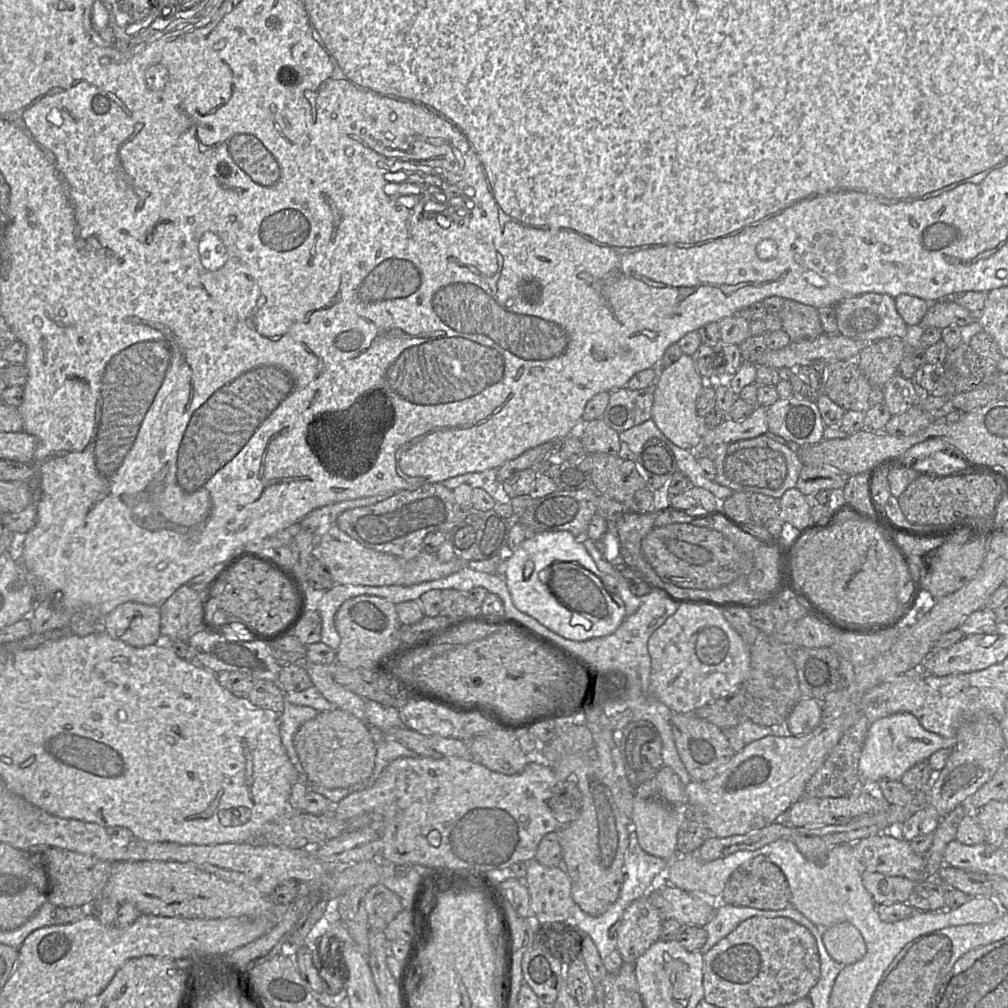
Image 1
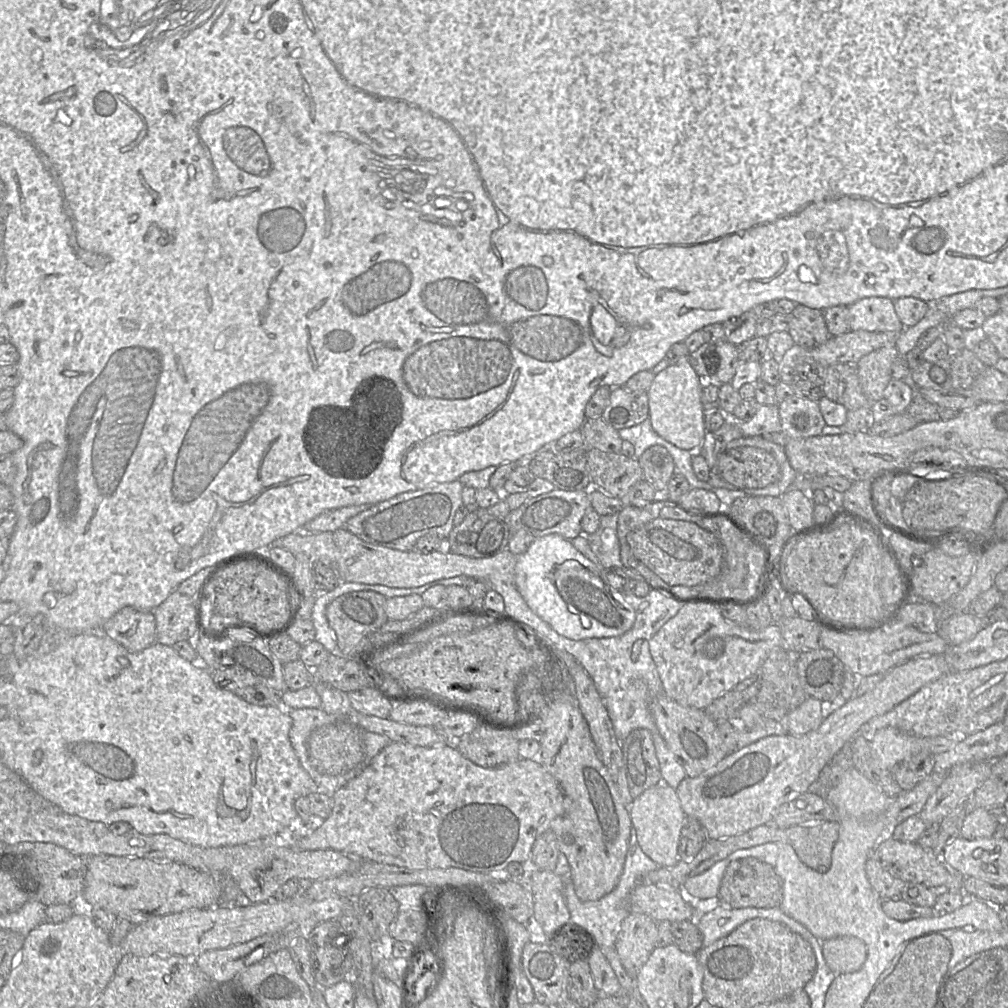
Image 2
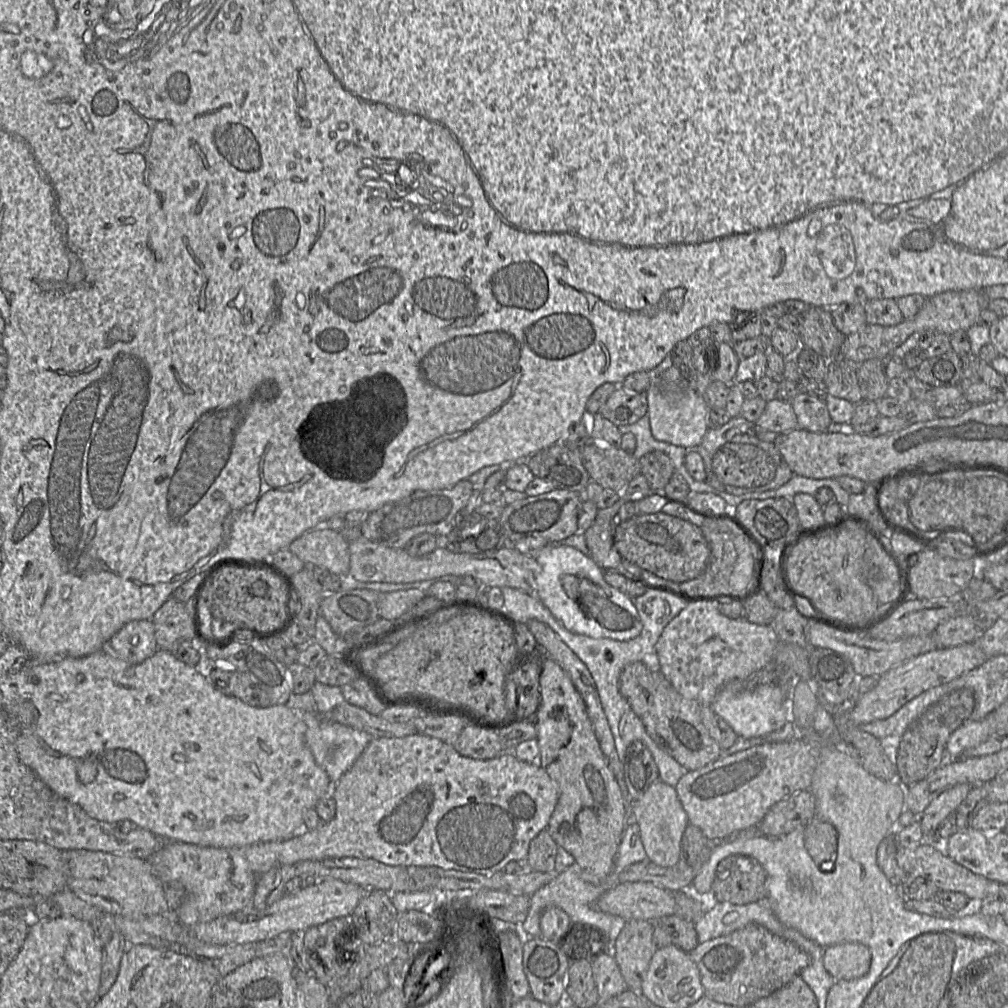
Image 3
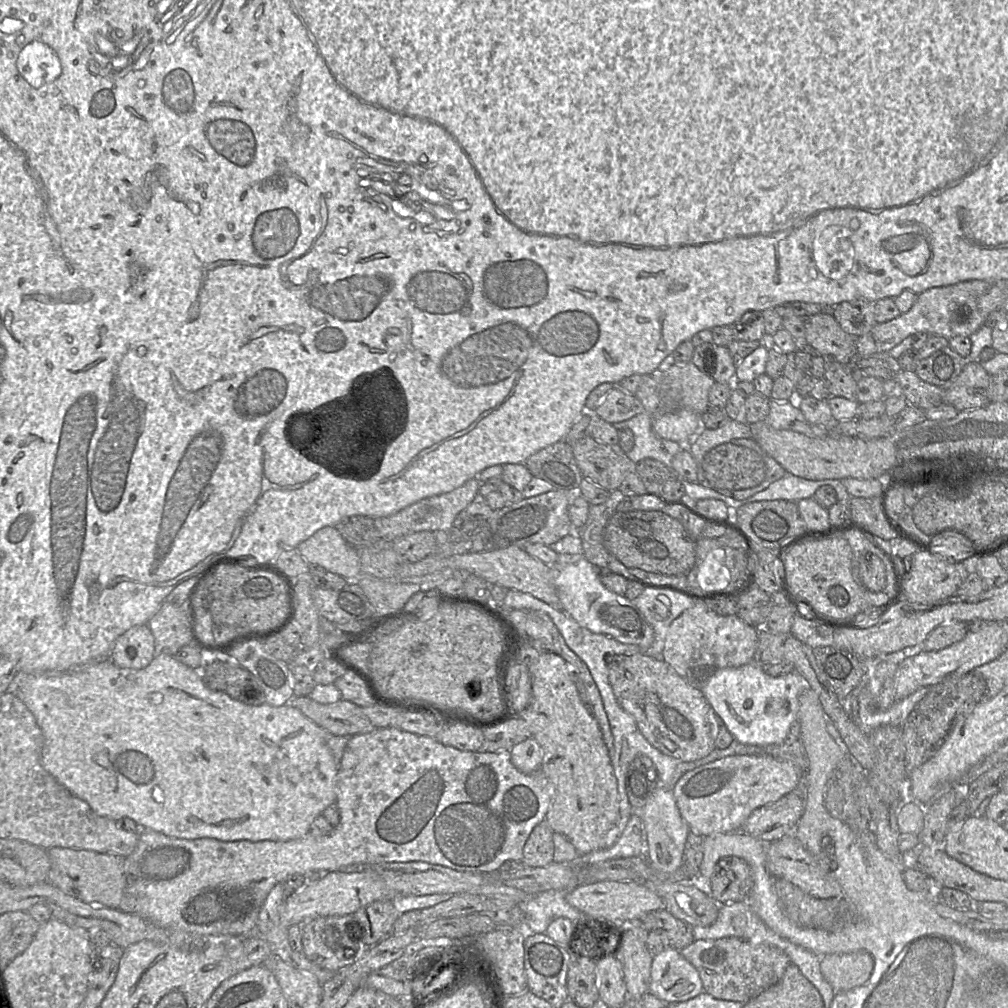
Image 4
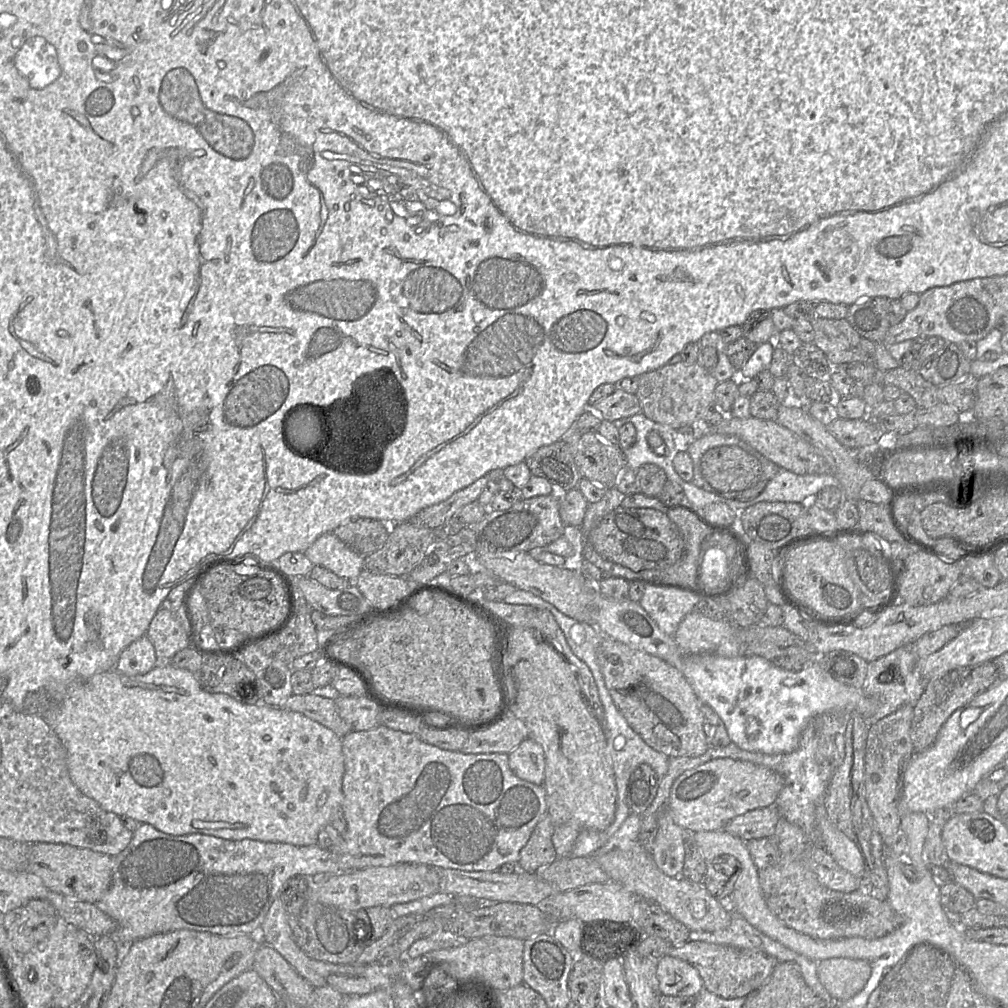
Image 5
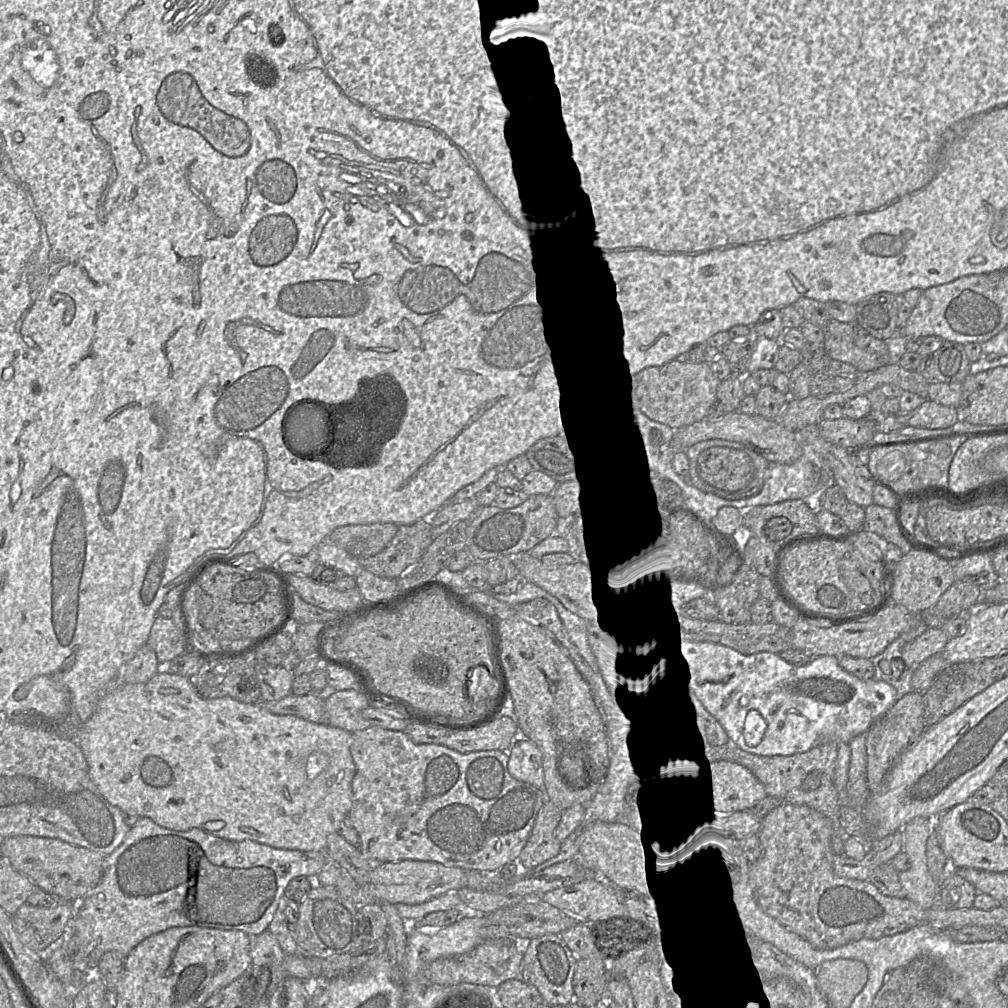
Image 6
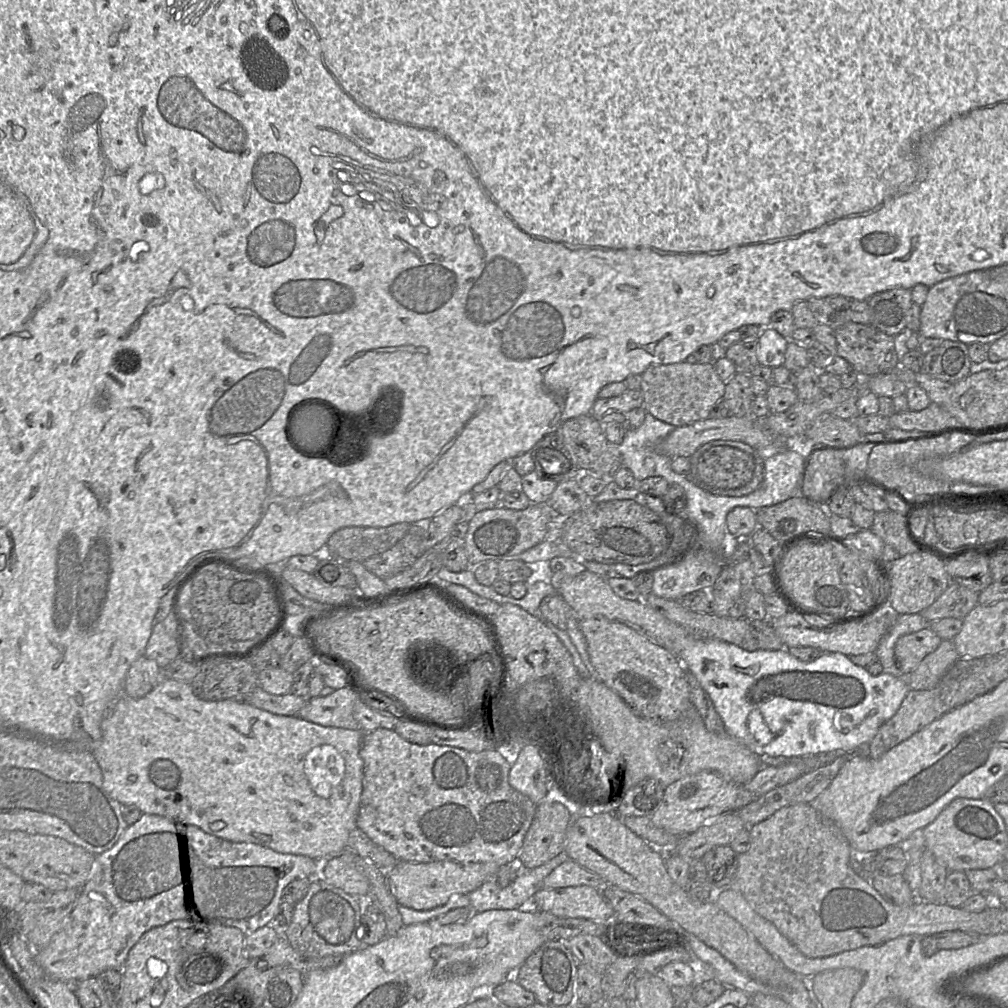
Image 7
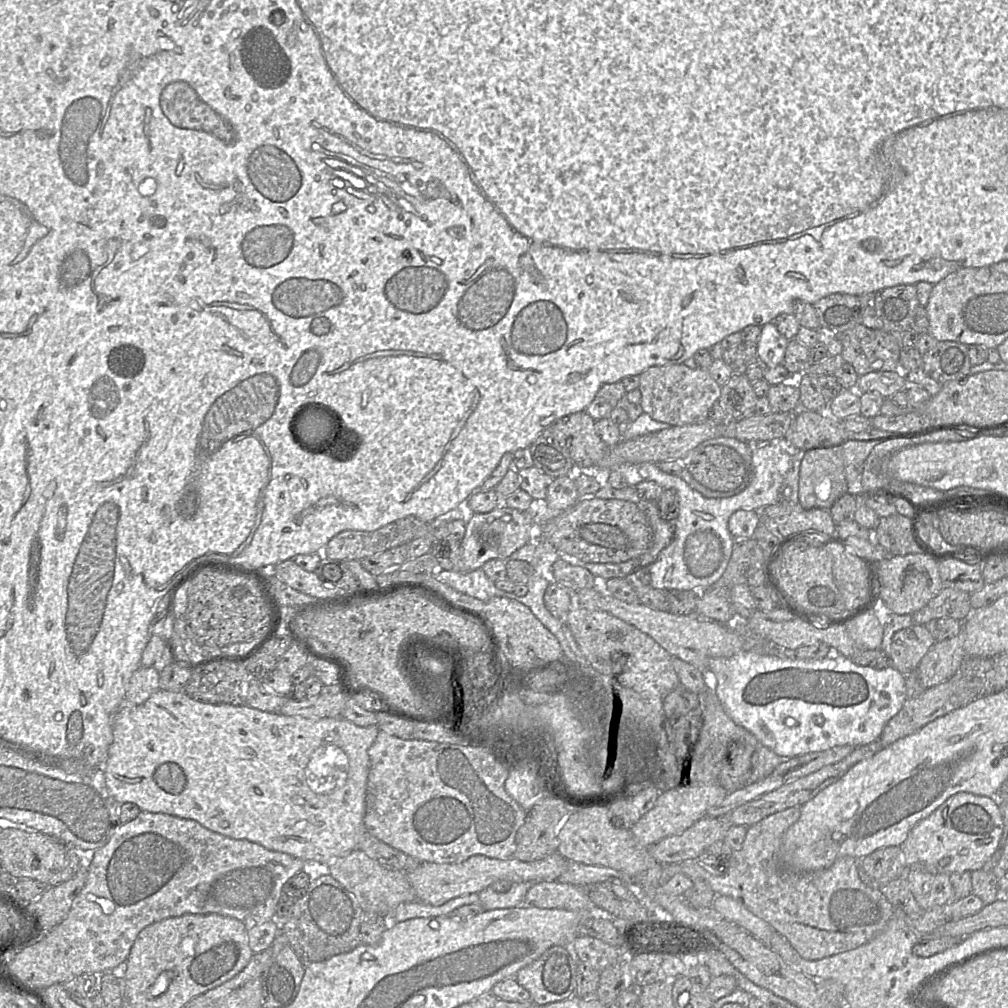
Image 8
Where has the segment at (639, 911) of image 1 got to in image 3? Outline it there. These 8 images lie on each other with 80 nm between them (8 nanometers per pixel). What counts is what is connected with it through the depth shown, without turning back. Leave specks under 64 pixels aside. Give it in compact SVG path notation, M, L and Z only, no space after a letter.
M626 921L613 941L616 960L627 989L642 995L641 985L651 958L656 951L653 944L654 922Z

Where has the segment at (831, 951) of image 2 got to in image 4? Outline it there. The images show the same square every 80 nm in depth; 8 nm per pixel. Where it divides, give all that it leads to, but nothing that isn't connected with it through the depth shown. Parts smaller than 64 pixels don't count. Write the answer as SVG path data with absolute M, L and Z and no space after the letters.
M864 950L827 954L821 957L820 970L835 993L864 985L874 968L874 958Z

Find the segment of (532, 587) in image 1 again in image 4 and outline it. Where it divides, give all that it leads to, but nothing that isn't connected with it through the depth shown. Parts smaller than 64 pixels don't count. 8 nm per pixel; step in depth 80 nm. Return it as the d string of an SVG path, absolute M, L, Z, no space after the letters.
M583 554L558 555L558 564L551 566L556 569L555 587L562 605L562 611L574 619L580 626L587 628L593 633L609 636L623 644L633 644L641 648L648 648L653 643L654 630L639 608L624 595L618 595L607 589L601 582L599 571L602 570L591 564Z

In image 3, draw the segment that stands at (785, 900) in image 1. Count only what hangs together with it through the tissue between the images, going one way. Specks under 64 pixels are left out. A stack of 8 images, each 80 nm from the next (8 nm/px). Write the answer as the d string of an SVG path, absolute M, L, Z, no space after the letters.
M731 855L718 863L710 894L701 896L735 905L766 902L766 880L766 871L756 859Z

